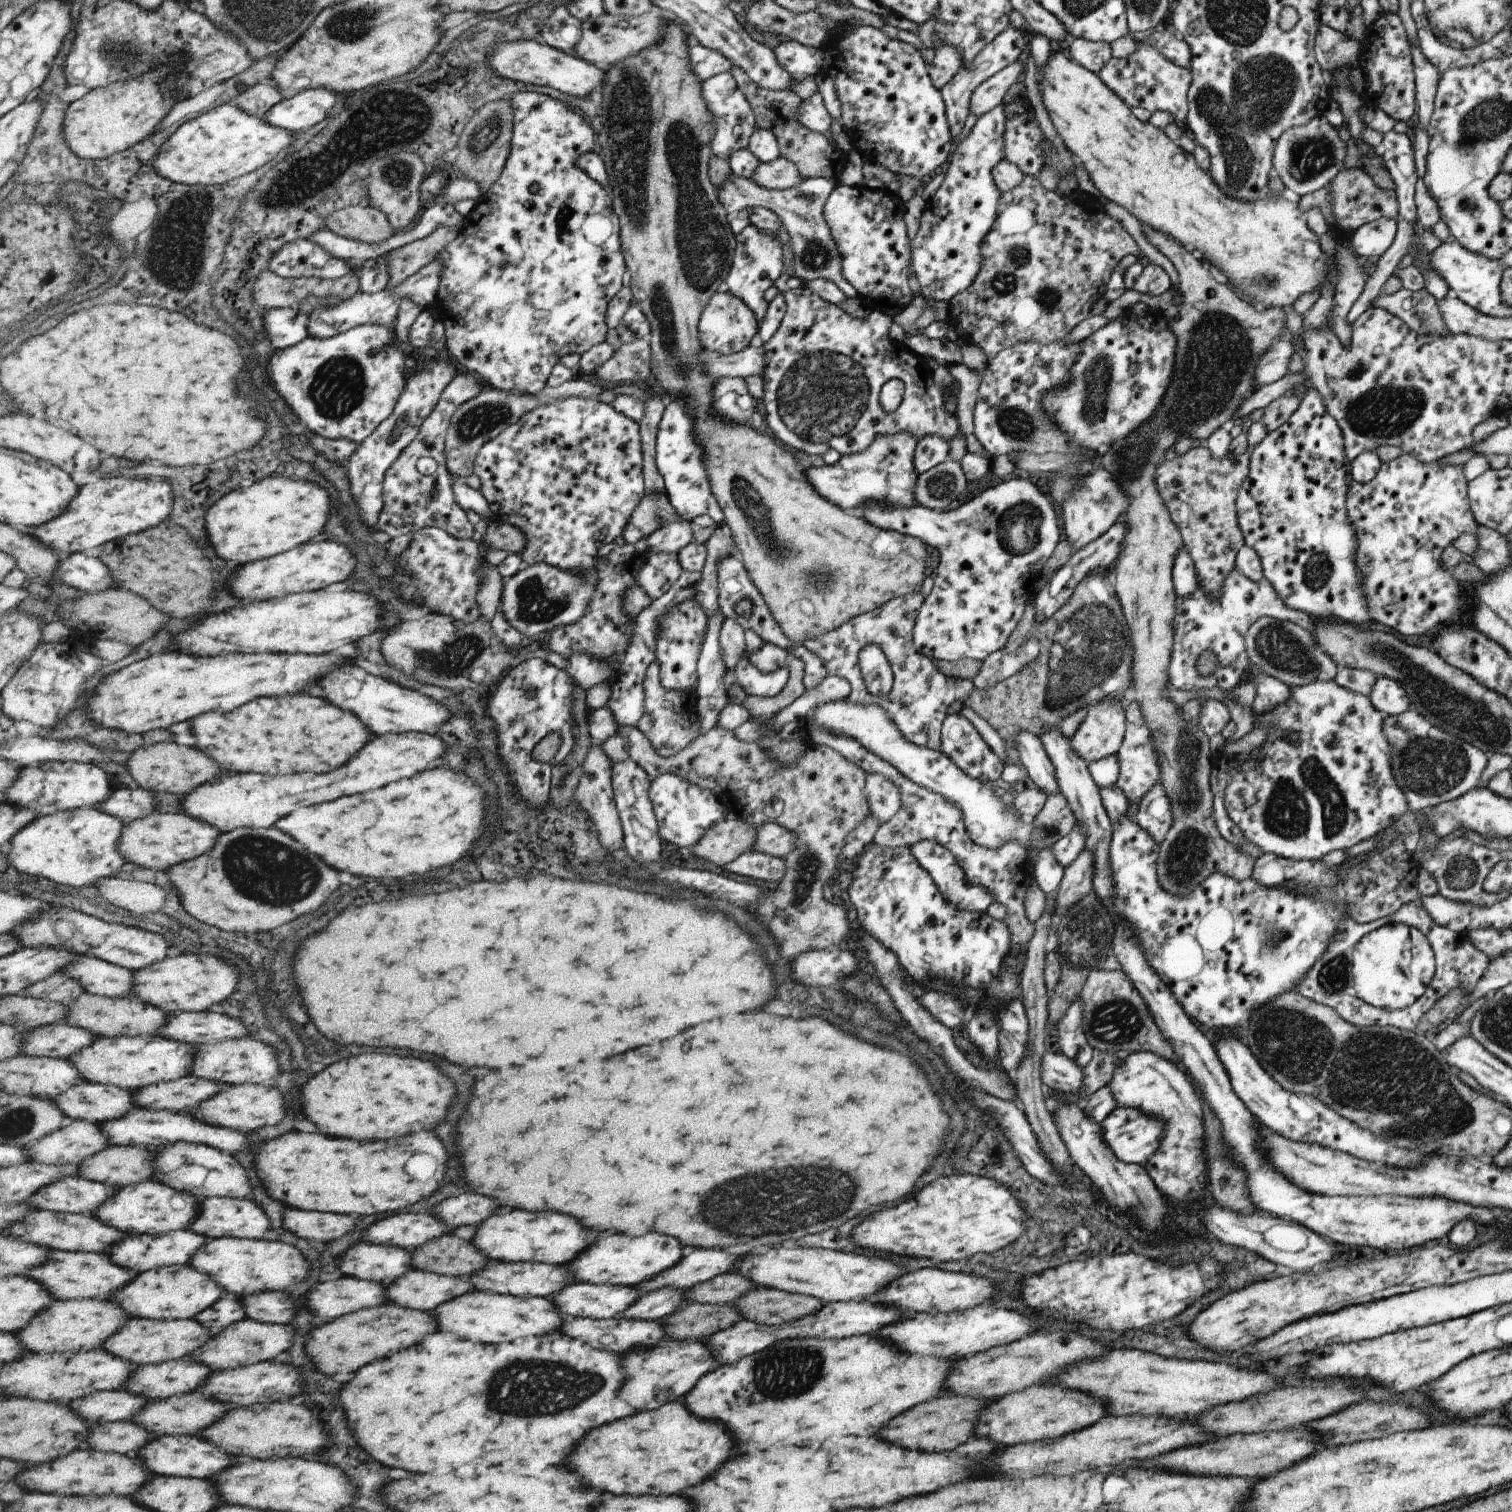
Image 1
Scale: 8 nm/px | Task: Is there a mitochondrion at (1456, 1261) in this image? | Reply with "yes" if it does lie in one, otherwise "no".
no

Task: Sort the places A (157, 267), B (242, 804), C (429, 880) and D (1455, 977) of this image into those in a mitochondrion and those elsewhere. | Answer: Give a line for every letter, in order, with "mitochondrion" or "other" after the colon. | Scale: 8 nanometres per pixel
A: mitochondrion
B: other
C: other
D: other

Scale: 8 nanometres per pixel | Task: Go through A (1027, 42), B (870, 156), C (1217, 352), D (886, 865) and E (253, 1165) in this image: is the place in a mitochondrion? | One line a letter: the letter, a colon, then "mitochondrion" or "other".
A: other
B: other
C: mitochondrion
D: other
E: other

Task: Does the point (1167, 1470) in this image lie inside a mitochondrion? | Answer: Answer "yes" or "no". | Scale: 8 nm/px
no

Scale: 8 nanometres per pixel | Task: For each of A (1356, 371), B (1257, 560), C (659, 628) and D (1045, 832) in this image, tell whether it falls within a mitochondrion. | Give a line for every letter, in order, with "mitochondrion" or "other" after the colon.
A: mitochondrion
B: other
C: other
D: mitochondrion

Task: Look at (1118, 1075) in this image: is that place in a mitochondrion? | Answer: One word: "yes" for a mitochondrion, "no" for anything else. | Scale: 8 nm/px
no

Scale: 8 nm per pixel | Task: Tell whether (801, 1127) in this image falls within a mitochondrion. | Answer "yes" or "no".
no

